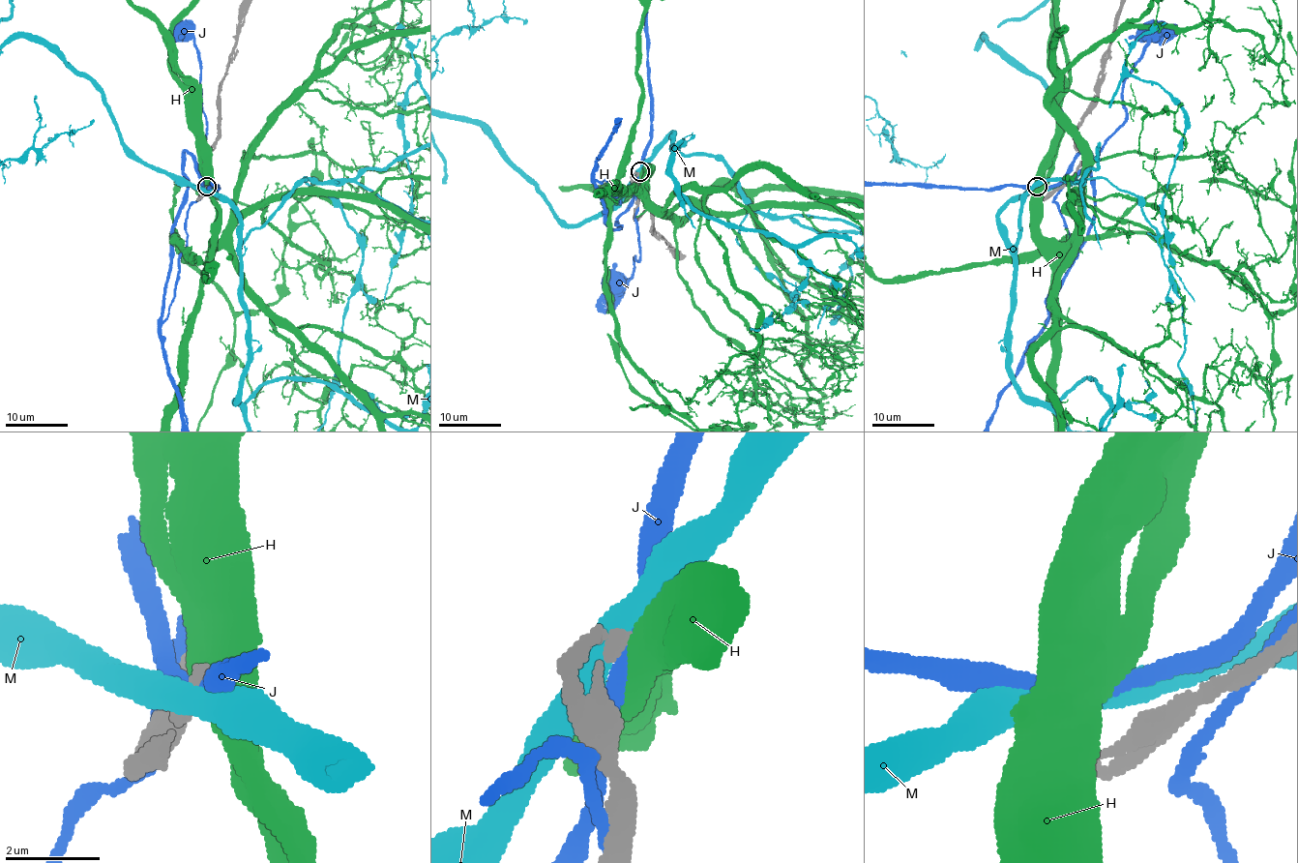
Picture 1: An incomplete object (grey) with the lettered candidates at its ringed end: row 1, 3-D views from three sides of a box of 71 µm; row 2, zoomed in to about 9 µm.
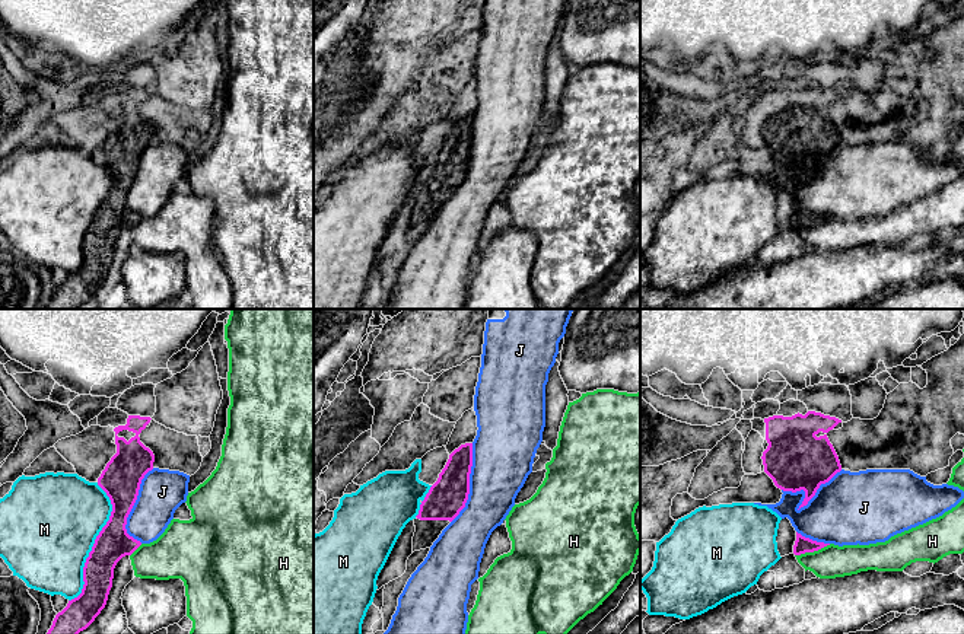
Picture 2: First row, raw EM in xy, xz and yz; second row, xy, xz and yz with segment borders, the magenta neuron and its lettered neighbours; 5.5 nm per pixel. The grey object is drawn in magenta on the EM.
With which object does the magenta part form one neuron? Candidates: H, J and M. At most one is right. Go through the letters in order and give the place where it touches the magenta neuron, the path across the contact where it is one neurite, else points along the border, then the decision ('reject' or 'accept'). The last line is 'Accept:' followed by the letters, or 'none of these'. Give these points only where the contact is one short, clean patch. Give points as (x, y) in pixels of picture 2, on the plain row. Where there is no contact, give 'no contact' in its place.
H: contact yz (813, 225); border yz (830, 217), (795, 229); reject
J: contact yz (807, 177); reject
M: contact xy (94, 217); reject
Accept: none of these

